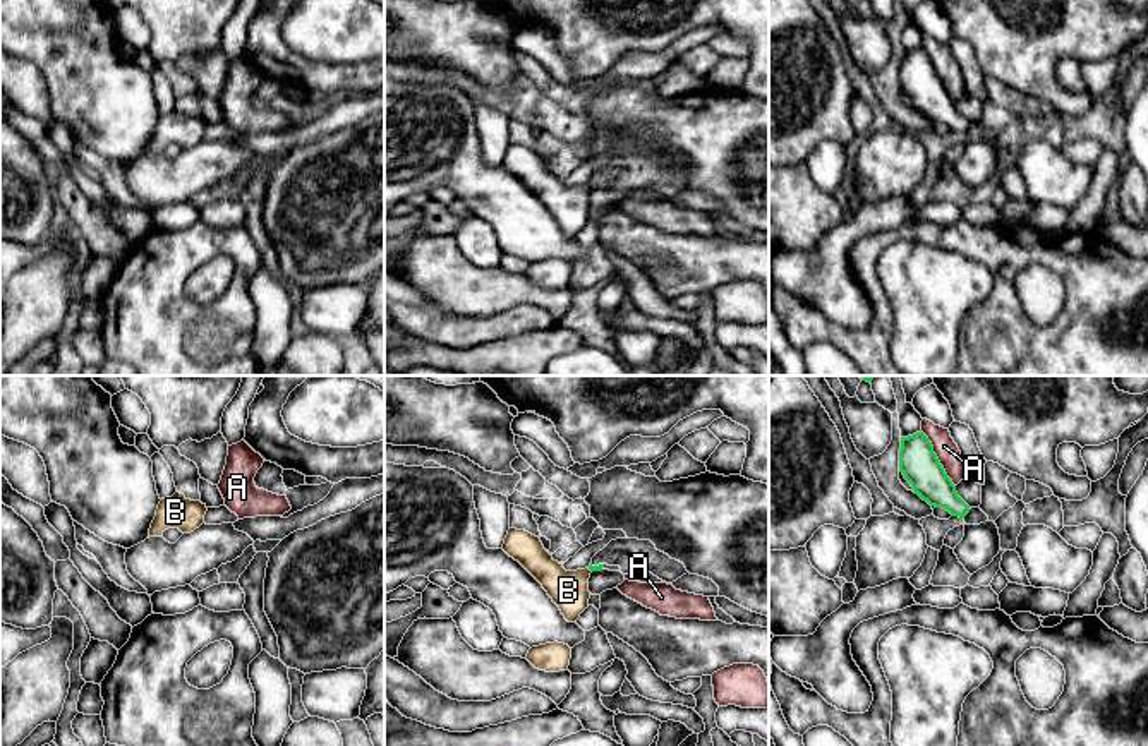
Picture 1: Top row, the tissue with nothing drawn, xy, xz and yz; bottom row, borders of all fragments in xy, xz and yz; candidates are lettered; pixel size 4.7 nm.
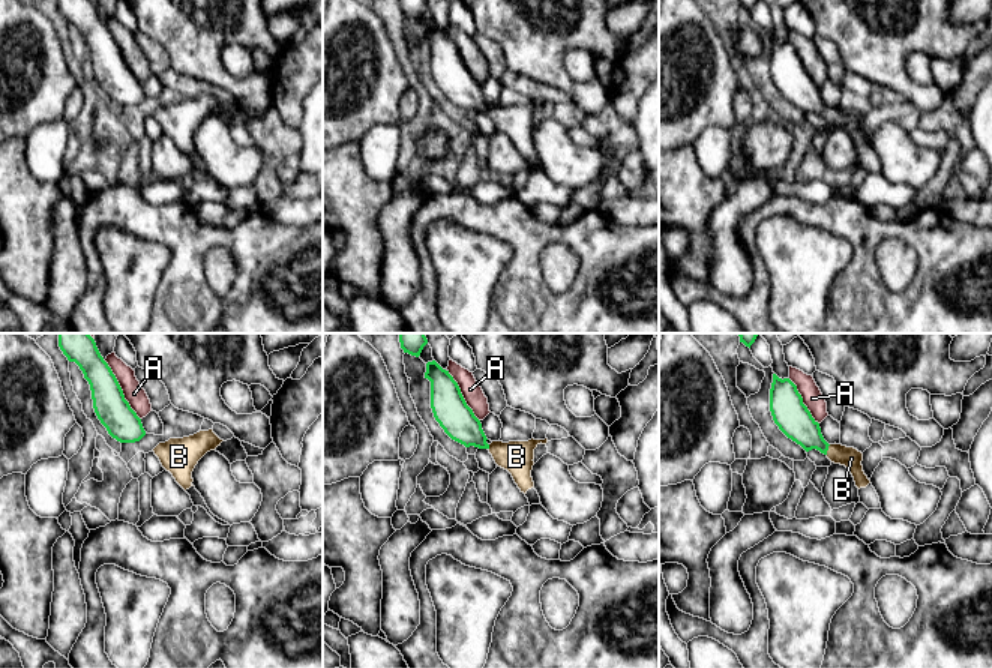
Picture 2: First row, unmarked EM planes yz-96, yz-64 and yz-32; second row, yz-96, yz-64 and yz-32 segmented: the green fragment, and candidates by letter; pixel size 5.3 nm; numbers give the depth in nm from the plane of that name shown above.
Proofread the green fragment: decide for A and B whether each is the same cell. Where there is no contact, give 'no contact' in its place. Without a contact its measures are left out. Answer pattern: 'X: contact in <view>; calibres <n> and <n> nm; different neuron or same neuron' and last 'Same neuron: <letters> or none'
A: contact in yz; calibres 180 and 110 nm; different neuron
B: no contact; same neuron
Same neuron: B

